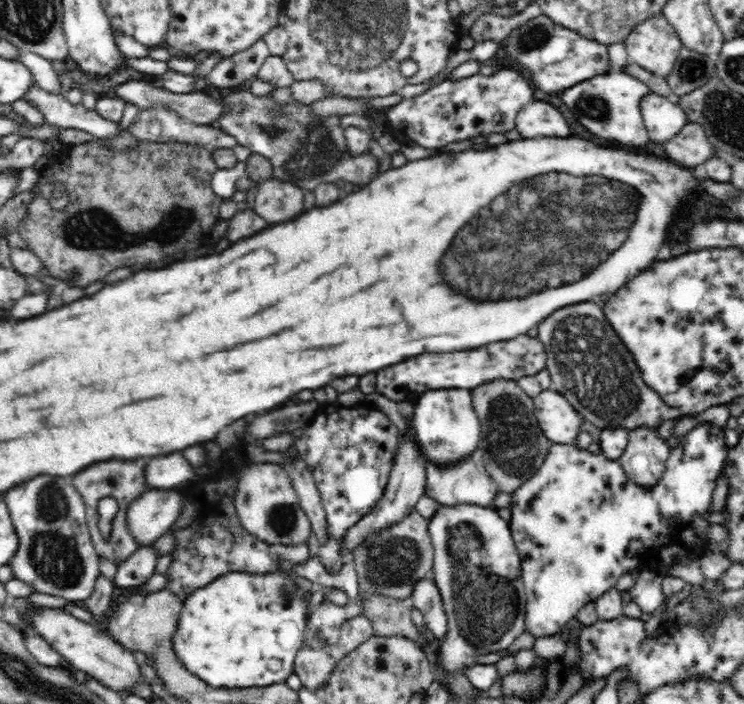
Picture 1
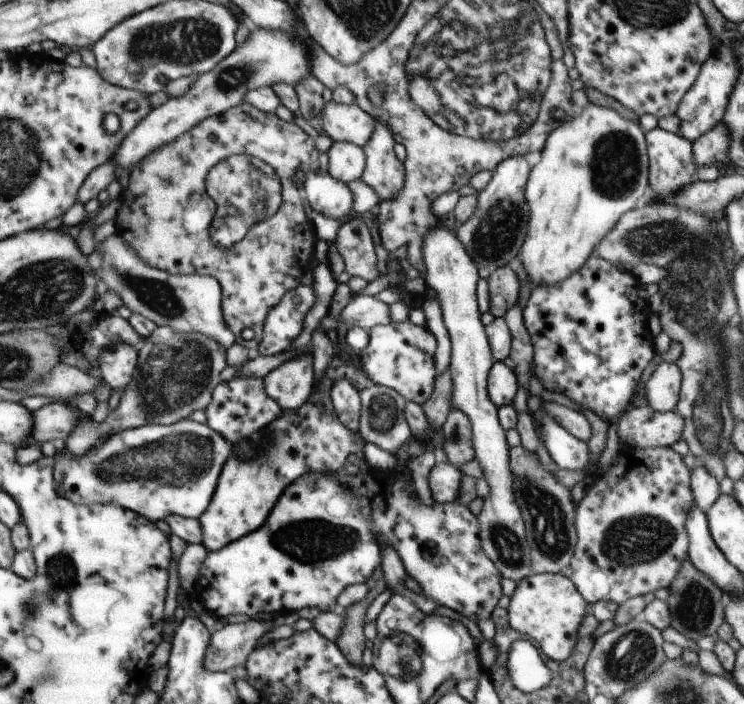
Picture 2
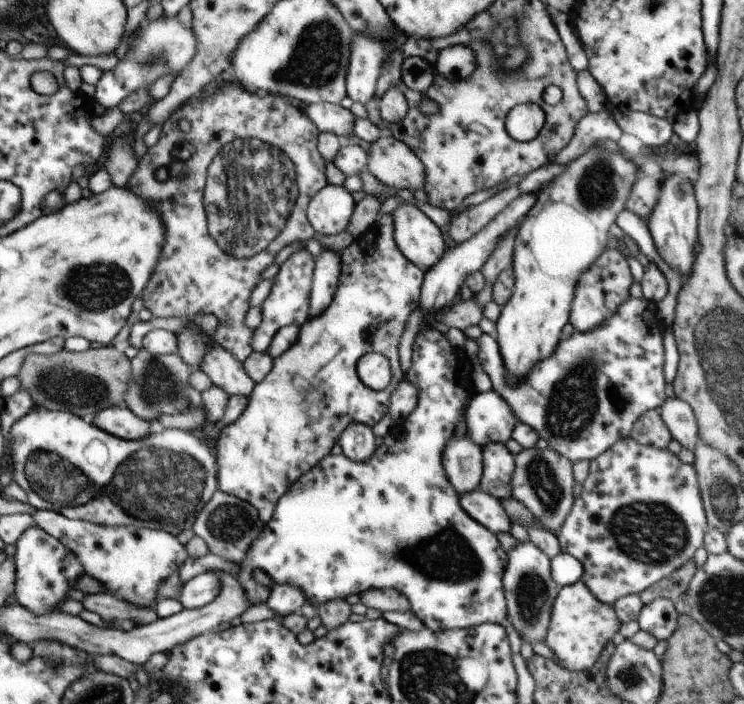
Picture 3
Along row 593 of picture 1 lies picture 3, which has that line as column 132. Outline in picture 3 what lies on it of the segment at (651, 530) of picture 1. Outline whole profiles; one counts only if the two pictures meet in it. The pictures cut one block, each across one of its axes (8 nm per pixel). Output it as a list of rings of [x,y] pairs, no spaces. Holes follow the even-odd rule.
[[[37,510],[32,514],[38,527],[60,539],[77,555],[84,567],[84,574],[102,582],[108,593],[120,596],[128,604],[138,608],[155,608],[160,584],[166,576],[179,572],[188,558],[184,544],[165,530],[138,528],[133,526],[102,526],[90,521],[66,518],[58,511]]]

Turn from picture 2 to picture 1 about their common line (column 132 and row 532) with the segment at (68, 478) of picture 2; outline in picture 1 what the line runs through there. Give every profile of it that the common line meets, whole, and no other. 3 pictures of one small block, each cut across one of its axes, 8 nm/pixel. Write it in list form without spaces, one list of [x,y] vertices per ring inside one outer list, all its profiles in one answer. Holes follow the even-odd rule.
[[[470,503],[452,507],[439,505],[429,518],[429,535],[433,544],[433,580],[439,588],[443,610],[447,615],[447,630],[442,637],[444,642],[438,650],[438,658],[452,674],[463,673],[466,667],[473,666],[472,656],[504,651],[525,631],[523,606],[527,596],[520,572],[521,558],[510,534],[509,522],[492,507]]]

